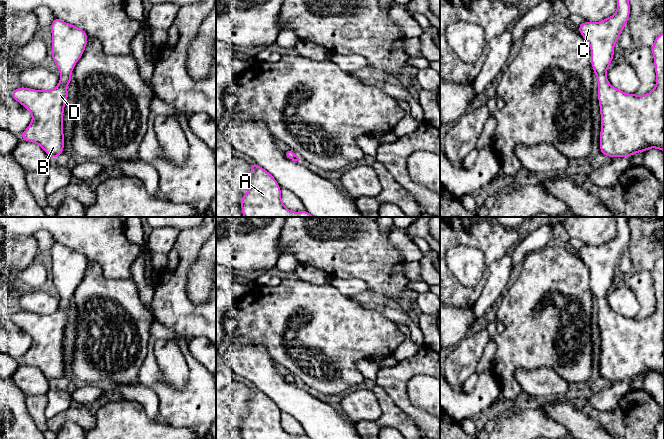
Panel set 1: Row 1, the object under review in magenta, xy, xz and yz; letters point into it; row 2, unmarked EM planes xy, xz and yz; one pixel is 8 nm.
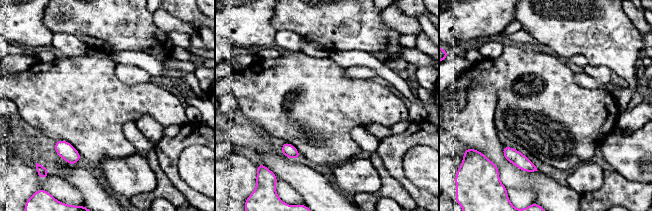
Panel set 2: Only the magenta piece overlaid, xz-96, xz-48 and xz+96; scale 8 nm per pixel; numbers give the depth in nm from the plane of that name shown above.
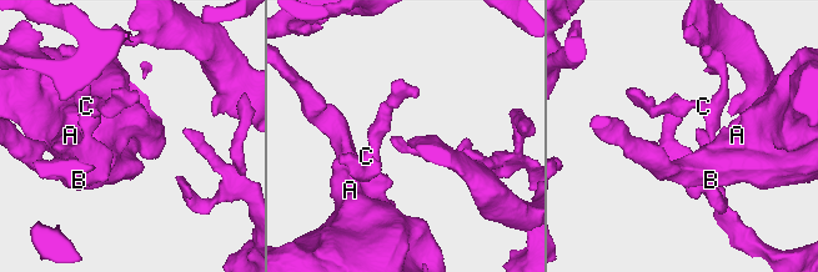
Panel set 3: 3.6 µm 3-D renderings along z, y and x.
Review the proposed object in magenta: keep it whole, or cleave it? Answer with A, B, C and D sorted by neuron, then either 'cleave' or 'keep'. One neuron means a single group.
groups A B C D; keep

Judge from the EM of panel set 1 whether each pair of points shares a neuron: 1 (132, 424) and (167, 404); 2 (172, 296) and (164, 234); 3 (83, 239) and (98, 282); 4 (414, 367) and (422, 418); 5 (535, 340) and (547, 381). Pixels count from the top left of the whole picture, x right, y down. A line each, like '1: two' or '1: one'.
1: two
2: two
3: two
4: one
5: two

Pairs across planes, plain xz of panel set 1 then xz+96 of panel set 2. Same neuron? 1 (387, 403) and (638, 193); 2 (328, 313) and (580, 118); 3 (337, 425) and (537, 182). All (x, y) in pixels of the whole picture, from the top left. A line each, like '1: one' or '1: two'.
1: one
2: one
3: one

